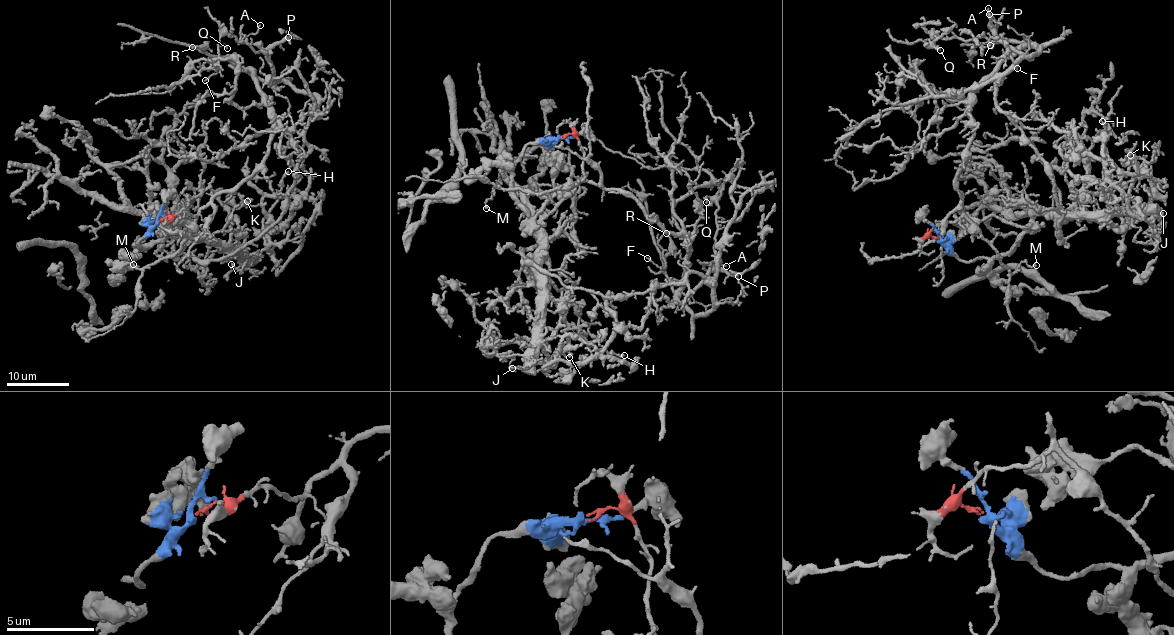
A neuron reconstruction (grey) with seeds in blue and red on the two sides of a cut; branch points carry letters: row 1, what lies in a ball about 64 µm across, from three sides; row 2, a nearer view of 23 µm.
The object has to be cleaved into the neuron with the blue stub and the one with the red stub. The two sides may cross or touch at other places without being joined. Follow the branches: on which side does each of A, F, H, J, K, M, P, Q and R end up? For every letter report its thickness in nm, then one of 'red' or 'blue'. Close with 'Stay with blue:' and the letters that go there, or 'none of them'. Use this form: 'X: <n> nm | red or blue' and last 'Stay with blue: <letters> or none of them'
A: 100 nm | red
F: 110 nm | red
H: 220 nm | blue
J: 200 nm | blue
K: 240 nm | blue
M: 140 nm | red
P: 400 nm | red
Q: 140 nm | red
R: 170 nm | red
Stay with blue: H, J, K

